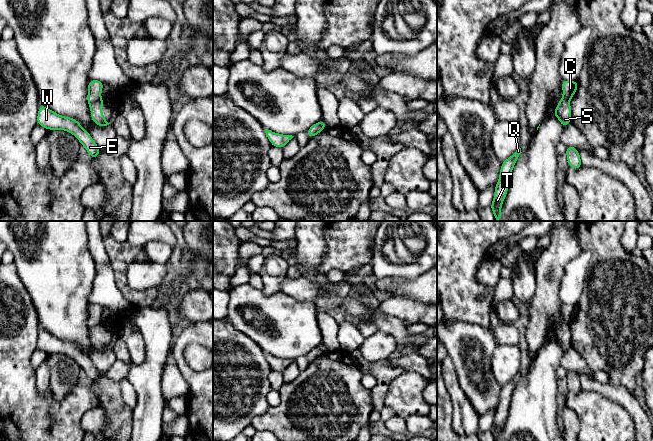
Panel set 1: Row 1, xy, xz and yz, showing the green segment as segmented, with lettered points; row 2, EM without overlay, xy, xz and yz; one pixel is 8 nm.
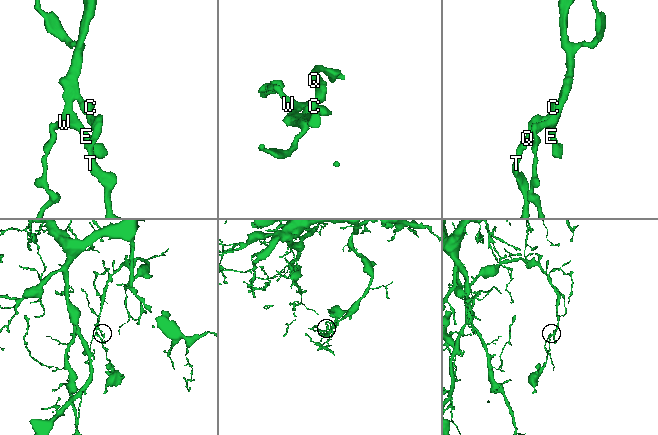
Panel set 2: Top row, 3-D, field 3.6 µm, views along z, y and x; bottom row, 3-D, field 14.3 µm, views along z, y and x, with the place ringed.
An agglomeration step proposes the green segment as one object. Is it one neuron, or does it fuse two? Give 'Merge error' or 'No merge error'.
Merge error

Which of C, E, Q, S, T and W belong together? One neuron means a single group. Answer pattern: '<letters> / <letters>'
C E W / Q S T

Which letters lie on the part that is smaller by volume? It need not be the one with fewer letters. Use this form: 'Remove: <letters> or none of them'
Remove: Q, S, T

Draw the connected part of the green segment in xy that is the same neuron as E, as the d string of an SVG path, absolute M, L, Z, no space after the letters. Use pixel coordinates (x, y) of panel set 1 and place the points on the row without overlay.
M40 329L37 348L48 354L65 354L70 356L79 364L81 369L85 371L91 382L96 382L101 378L93 362L74 342L58 339L46 330Z

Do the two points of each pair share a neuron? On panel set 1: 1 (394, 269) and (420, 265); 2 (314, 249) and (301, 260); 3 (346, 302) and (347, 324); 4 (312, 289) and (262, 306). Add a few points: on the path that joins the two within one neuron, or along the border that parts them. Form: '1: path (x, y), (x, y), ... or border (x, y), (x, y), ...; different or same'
1: path (400, 269), (414, 269); same
2: path (311, 251), (304, 258); same
3: border (347, 316), (351, 319); different
4: border (281, 290), (297, 300), (313, 302); different

